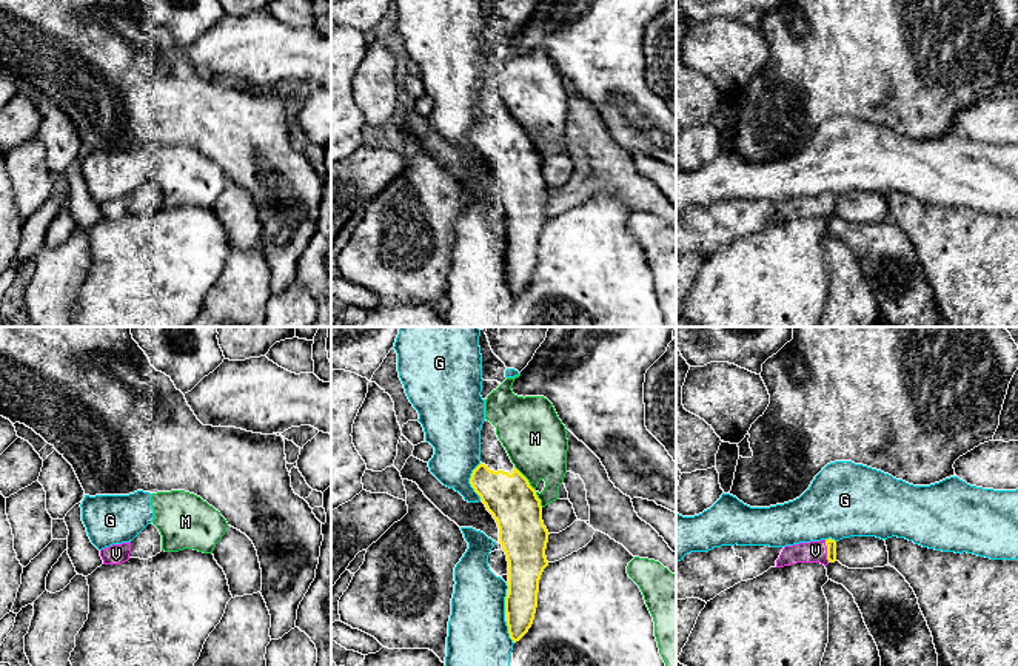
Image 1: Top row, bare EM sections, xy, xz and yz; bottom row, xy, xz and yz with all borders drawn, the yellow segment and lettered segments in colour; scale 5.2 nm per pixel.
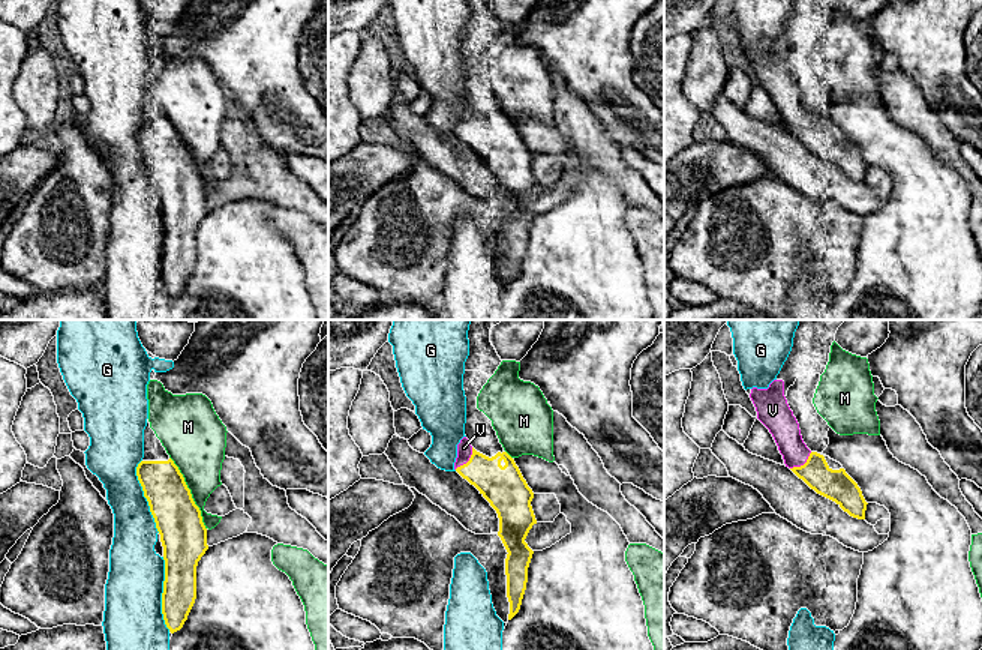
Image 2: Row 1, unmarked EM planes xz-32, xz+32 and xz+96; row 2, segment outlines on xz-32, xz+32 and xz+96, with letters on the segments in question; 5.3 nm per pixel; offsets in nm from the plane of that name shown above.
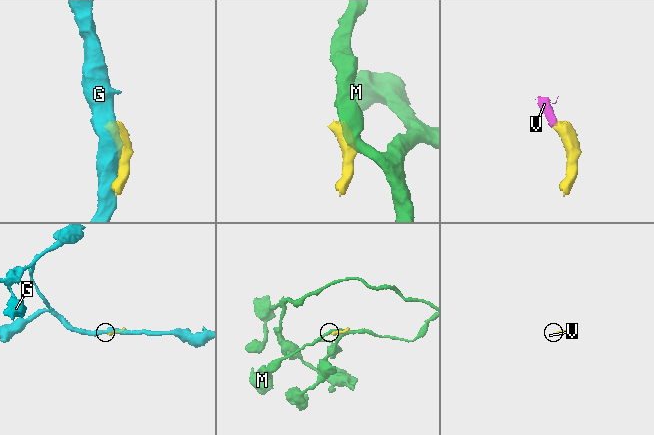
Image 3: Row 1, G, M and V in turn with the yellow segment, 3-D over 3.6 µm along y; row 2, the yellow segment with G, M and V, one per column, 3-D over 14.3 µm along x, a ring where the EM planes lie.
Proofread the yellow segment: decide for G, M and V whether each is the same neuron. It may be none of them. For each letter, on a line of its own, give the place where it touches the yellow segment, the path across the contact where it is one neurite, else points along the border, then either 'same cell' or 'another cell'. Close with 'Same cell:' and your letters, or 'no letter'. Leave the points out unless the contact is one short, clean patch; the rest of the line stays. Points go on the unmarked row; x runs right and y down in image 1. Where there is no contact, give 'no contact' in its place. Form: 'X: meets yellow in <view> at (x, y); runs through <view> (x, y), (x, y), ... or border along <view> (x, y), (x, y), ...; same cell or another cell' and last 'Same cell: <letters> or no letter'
G: meets yellow in xz at (470, 136); another cell
M: meets yellow in xz at (530, 141); another cell
V: meets yellow in yz at (827, 205); same cell
Same cell: V

